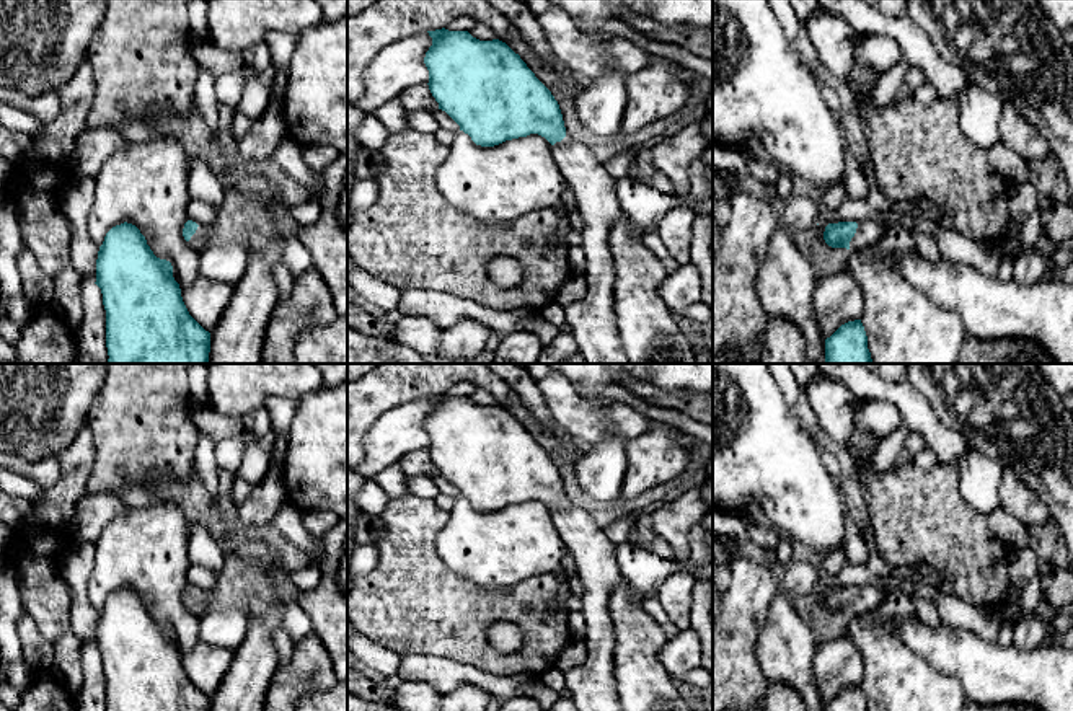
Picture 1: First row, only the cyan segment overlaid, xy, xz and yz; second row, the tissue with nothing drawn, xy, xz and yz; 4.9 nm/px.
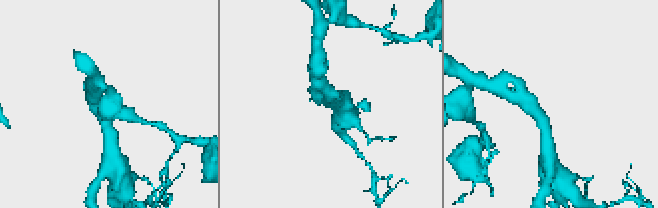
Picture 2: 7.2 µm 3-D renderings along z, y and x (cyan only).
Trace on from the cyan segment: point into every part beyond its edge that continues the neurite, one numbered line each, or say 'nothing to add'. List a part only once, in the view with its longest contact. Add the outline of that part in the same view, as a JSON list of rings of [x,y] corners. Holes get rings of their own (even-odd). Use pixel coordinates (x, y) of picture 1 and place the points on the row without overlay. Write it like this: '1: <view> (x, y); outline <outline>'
1: yz (868, 597); outline [[[879,582],[858,589],[856,598],[850,607],[850,613],[866,613],[876,608],[885,598],[884,587]]]

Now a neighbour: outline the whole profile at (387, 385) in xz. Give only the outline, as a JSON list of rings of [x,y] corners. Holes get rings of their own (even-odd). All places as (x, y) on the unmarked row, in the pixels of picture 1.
[[[377,364],[369,373],[347,382],[347,468],[364,460],[365,435],[382,414],[408,401],[442,395],[460,382],[488,390],[499,406],[507,408],[510,386],[486,364]]]

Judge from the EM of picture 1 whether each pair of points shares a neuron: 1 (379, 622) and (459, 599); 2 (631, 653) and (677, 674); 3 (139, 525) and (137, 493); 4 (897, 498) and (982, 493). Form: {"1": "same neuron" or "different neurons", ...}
{"1": "same neuron", "2": "different neurons", "3": "different neurons", "4": "different neurons"}

